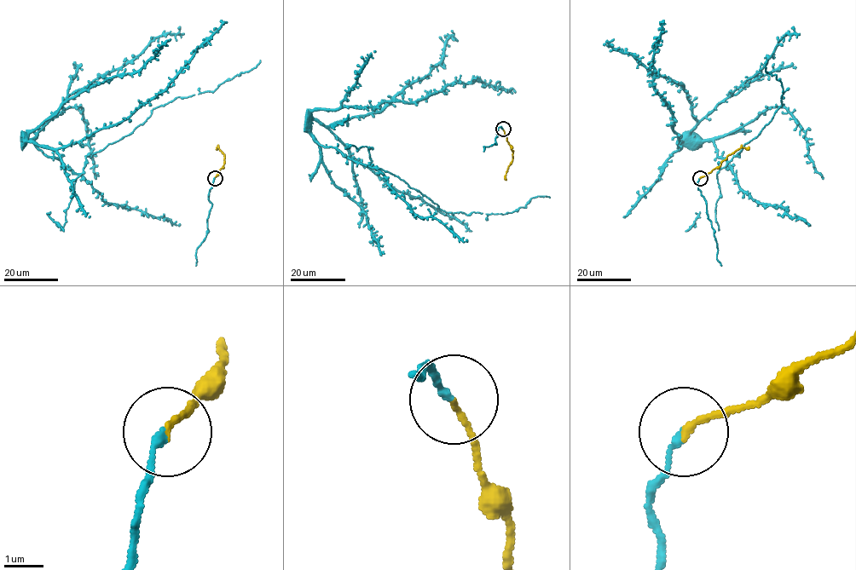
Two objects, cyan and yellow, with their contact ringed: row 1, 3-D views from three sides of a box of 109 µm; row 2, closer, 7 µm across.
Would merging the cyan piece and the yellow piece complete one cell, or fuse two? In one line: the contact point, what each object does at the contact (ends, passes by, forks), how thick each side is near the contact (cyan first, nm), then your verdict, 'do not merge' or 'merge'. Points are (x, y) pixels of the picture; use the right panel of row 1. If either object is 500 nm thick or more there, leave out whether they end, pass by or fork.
at (700, 178); cyan ends there; yellow ends there; 170 nm thick on the cyan side, 150 nm on the other; merge

